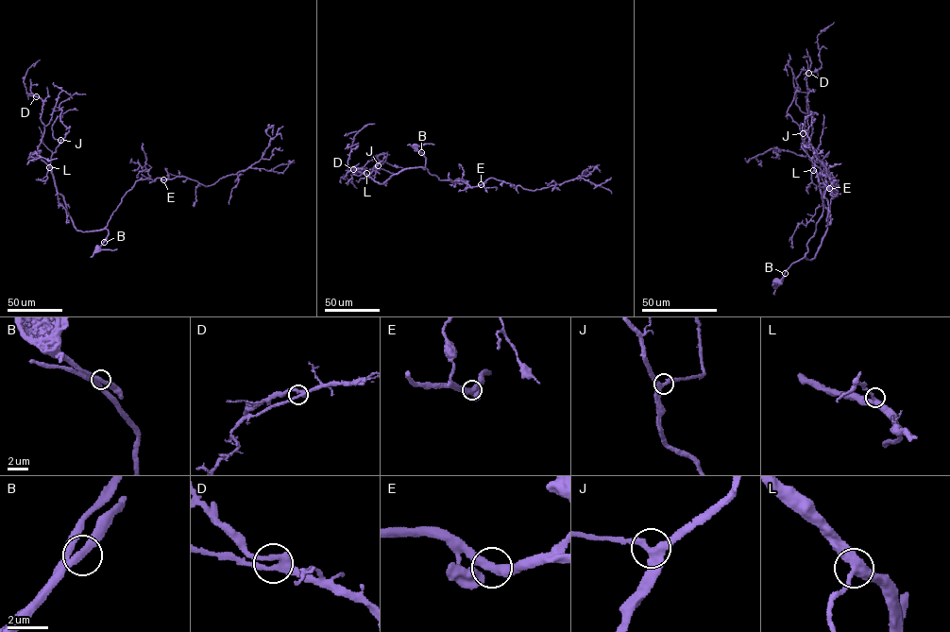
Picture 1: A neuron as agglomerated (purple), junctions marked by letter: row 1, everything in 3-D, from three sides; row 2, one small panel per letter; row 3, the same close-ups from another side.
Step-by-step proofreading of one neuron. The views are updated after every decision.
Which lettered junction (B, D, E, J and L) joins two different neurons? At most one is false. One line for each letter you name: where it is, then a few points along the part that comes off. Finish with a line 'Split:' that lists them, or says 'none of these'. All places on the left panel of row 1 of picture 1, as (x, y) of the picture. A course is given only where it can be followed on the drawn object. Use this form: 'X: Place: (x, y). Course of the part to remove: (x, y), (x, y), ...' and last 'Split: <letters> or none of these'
Split: none of these

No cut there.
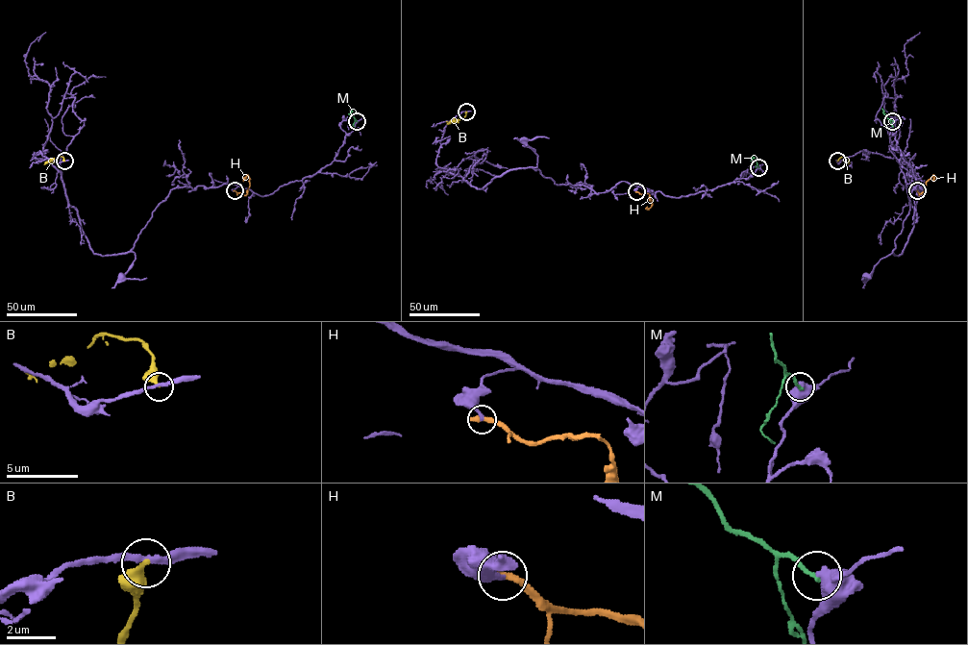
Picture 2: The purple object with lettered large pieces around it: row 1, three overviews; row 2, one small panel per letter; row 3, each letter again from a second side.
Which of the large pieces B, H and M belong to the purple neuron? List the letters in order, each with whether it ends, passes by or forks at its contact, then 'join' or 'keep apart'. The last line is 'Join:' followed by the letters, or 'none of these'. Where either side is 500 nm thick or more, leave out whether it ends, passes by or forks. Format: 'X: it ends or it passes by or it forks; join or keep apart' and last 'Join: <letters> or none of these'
B: it ends; keep apart
H: it ends; keep apart
M: keep apart
Join: none of these

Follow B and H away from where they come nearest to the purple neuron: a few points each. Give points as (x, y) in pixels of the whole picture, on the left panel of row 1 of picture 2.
B: (64, 161), (59, 156), (44, 164)
H: (235, 190), (247, 194), (250, 186), (247, 175), (243, 181)

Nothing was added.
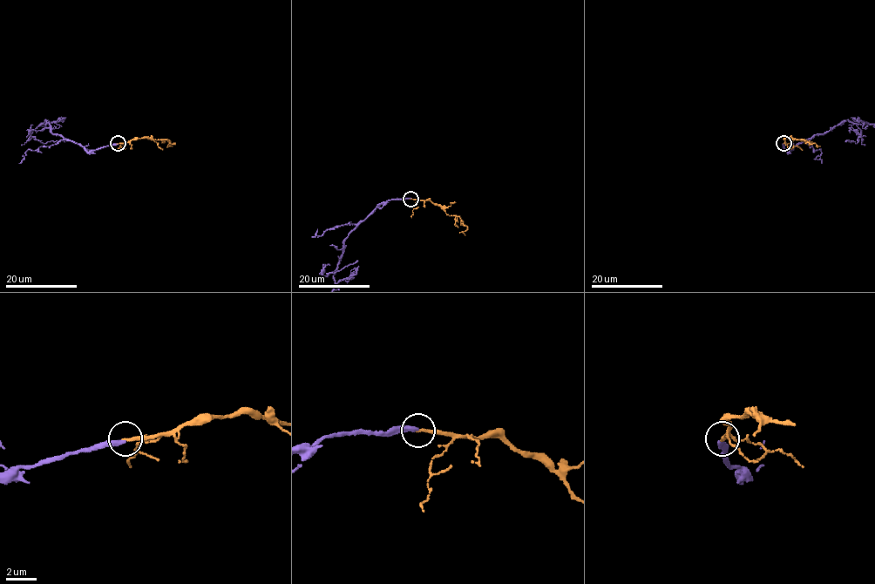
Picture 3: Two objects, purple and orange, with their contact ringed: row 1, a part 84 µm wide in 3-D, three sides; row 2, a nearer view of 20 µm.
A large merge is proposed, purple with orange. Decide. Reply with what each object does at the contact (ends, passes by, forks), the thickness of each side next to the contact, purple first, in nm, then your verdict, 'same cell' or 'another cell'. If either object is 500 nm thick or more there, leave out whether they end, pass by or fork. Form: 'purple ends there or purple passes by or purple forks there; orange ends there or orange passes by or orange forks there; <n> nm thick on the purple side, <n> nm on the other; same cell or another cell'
purple ends there; orange ends there; 300 nm thick on the purple side, 220 nm on the other; same cell

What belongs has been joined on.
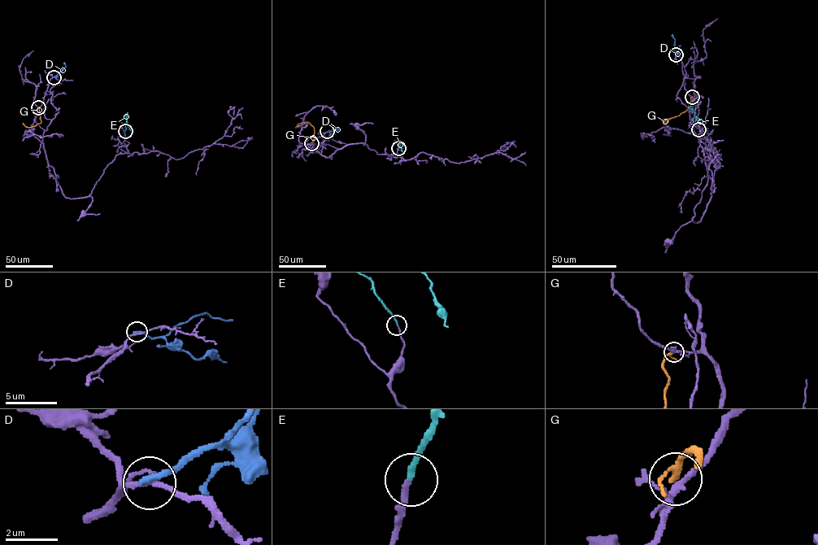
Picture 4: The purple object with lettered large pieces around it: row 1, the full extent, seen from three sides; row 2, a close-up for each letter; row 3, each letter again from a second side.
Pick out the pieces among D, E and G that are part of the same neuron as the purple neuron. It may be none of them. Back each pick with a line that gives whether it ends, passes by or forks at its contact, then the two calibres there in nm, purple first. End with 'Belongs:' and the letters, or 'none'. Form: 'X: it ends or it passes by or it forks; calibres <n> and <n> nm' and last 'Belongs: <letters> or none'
E: it ends; calibres 180 and 180 nm
Belongs: E

